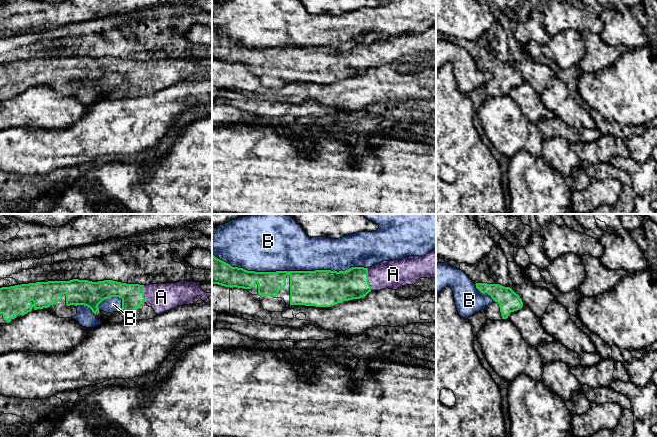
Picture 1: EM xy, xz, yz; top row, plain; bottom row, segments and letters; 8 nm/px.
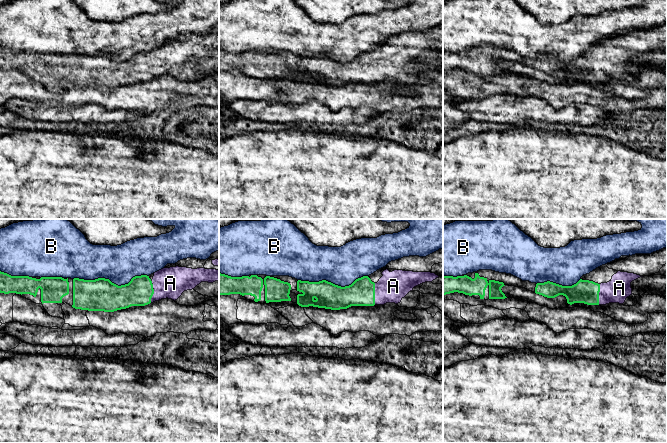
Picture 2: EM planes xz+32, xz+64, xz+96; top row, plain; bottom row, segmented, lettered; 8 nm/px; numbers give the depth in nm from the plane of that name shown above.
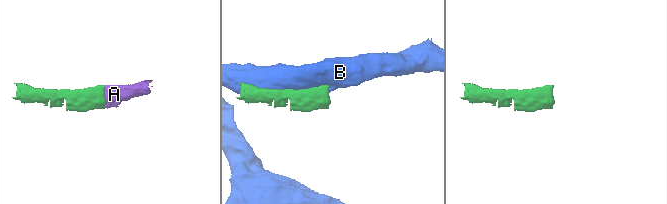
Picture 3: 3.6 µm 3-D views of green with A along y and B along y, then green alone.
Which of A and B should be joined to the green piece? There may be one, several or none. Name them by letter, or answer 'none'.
A

